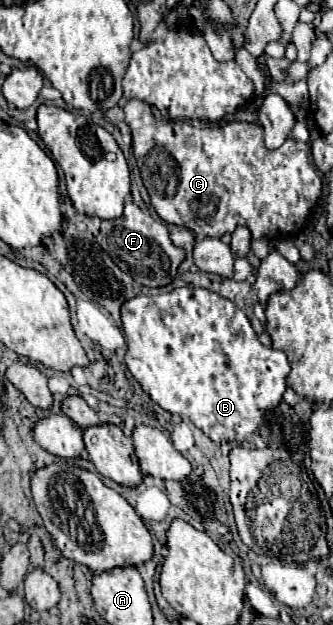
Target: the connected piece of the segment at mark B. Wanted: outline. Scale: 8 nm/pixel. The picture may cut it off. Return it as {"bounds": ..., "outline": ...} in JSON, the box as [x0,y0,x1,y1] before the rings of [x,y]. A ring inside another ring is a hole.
{"bounds":[121,287,291,445],"outline":[[[181,287],[175,289],[171,293],[163,293],[163,295],[137,295],[133,299],[129,299],[123,307],[121,307],[121,319],[123,319],[123,331],[127,337],[127,355],[125,355],[125,363],[131,371],[131,375],[139,381],[141,389],[157,403],[161,405],[165,411],[169,411],[171,415],[179,415],[179,417],[187,417],[197,429],[201,429],[215,445],[221,443],[245,443],[251,439],[253,433],[257,433],[263,423],[265,423],[265,413],[269,409],[275,409],[281,401],[283,401],[283,393],[287,389],[287,375],[291,371],[287,355],[283,351],[277,351],[273,347],[267,347],[259,341],[255,329],[251,327],[247,315],[229,299],[209,291],[209,289],[201,289],[201,287]]]}

